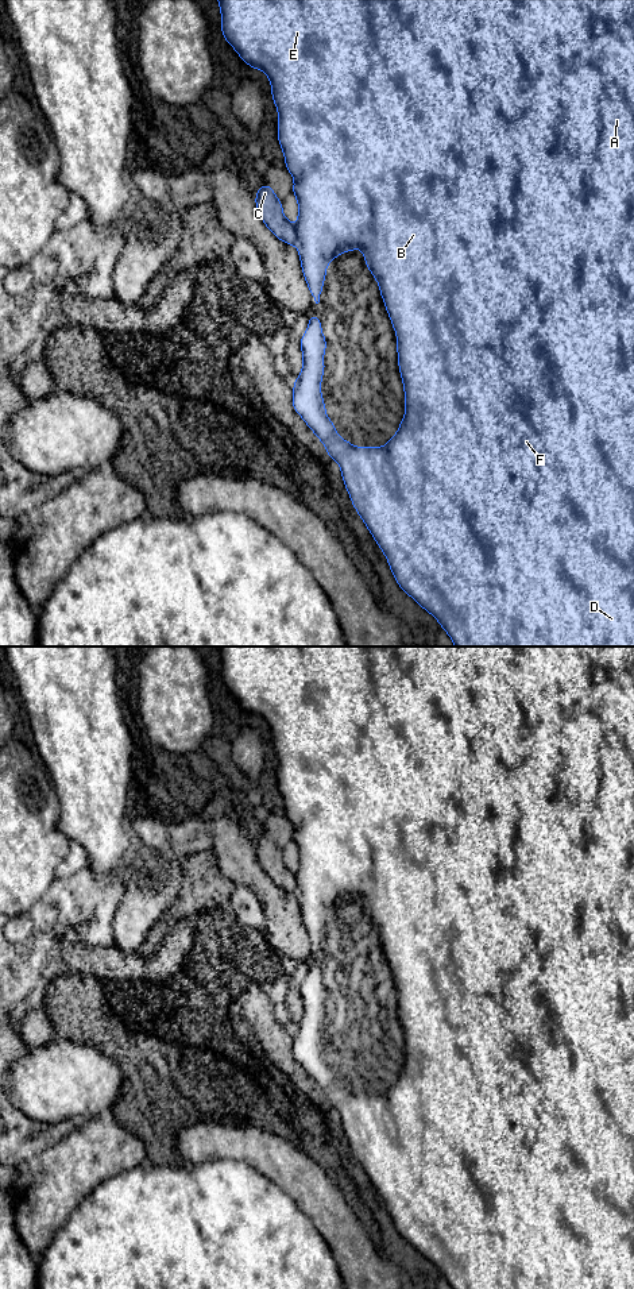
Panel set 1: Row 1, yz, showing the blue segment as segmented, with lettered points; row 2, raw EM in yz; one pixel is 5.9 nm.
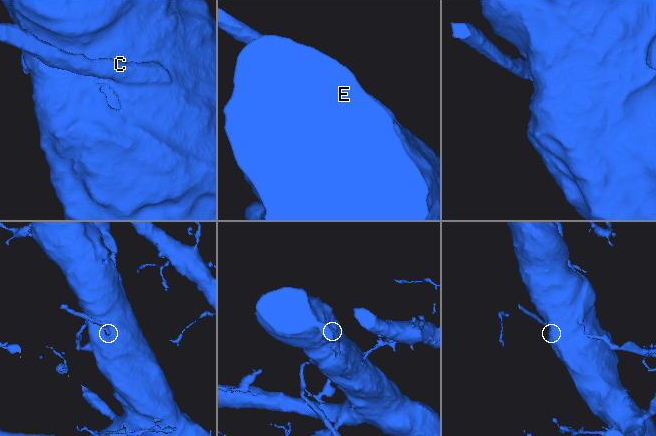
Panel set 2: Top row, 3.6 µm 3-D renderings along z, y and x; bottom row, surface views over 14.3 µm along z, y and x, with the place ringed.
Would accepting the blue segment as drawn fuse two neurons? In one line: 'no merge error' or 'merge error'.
merge error

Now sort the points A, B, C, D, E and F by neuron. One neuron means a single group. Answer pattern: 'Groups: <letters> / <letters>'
Groups: A B D E F / C

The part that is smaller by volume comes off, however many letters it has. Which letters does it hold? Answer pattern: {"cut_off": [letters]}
{"cut_off": ["C"]}

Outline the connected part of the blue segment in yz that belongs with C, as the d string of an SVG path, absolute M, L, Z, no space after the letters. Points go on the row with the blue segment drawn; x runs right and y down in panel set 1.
M267 184L260 186L255 194L256 209L267 228L282 242L297 246L298 236L295 225L283 215L282 201L275 197L275 192Z

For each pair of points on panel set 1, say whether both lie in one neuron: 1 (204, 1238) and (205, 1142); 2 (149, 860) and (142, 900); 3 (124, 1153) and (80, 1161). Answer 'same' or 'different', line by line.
1: different
2: same
3: same

